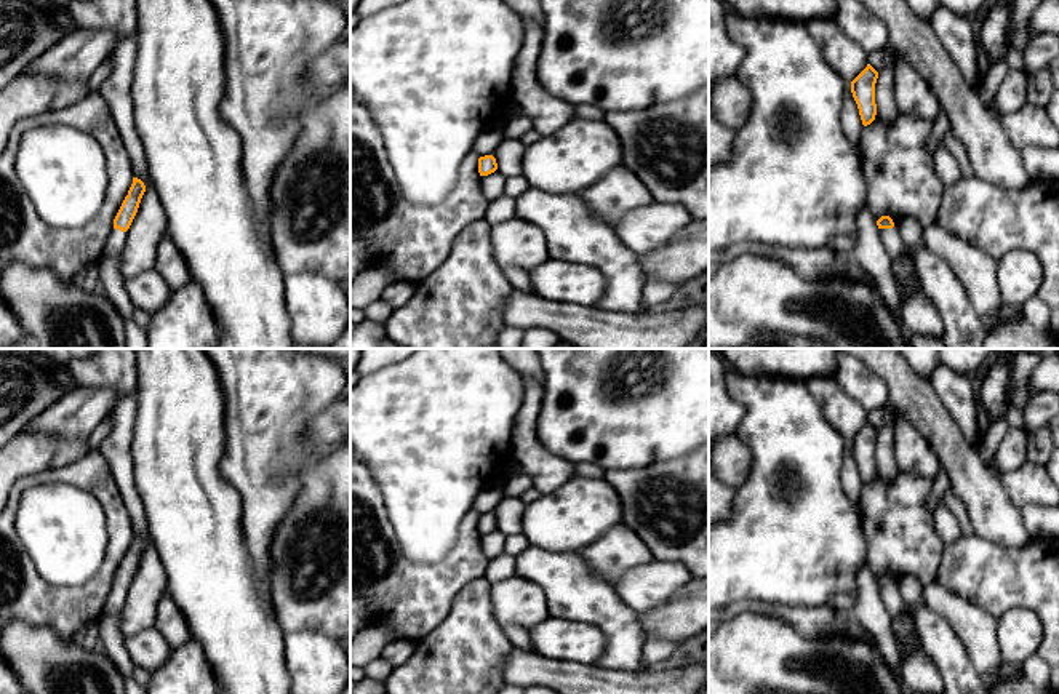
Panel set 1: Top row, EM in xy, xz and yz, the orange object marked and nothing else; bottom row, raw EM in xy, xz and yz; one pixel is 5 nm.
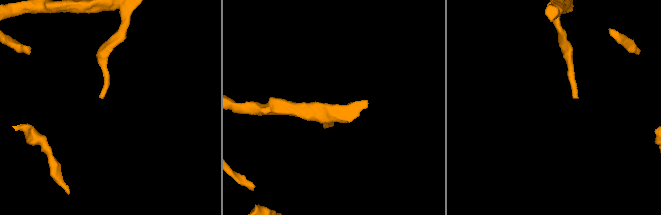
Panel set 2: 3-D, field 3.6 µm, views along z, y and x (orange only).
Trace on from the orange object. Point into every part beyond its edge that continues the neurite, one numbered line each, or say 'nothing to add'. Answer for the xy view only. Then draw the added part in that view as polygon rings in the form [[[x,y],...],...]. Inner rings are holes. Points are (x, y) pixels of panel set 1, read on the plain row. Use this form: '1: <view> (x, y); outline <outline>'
1: xy (117, 597); outline [[[112,587],[102,612],[107,614],[120,612],[122,608],[125,606],[126,596],[128,596],[128,588],[122,590],[118,587]]]

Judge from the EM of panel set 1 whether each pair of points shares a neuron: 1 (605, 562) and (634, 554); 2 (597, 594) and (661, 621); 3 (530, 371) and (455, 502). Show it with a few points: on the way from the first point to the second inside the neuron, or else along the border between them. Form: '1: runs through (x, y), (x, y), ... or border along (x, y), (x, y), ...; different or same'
1: runs through (611, 555), (627, 554); same
2: border along (637, 613), (643, 640); different
3: border along (507, 365), (525, 379); different

